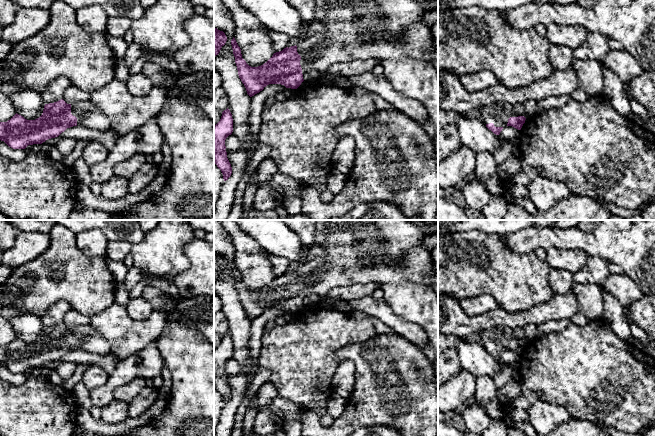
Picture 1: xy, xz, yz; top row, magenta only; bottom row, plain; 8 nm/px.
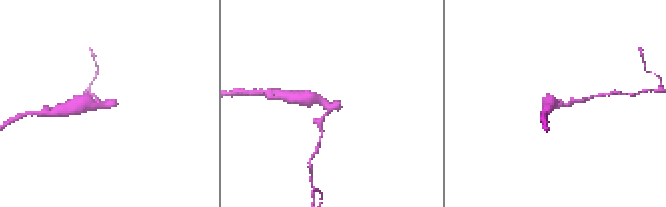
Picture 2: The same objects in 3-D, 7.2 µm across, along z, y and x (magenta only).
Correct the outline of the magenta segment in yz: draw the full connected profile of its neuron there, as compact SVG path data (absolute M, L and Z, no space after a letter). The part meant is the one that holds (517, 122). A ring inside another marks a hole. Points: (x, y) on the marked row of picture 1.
M508 102L494 103L480 107L481 120L494 134L499 135L504 126L512 126L521 130L526 118L518 116L513 105Z

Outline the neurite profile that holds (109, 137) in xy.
M73 126L67 128L64 132L62 132L58 137L51 138L42 143L42 145L56 146L59 140L63 138L74 138L78 140L97 140L104 144L109 150L111 150L117 139L117 132L114 129L109 129L106 131L98 131L86 128L84 126Z

